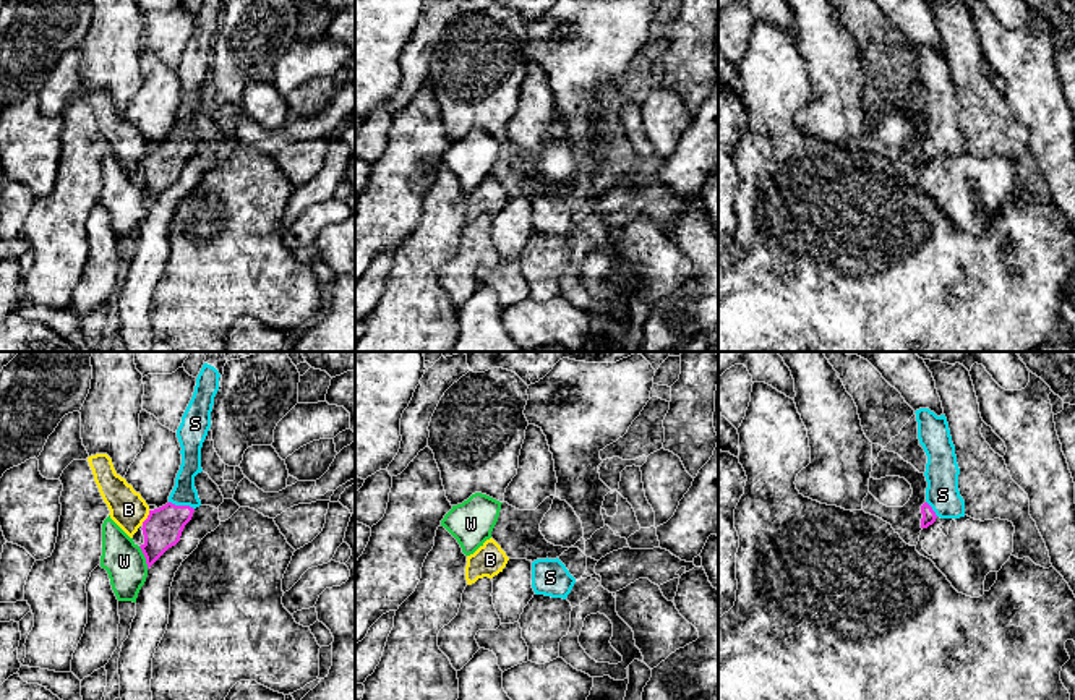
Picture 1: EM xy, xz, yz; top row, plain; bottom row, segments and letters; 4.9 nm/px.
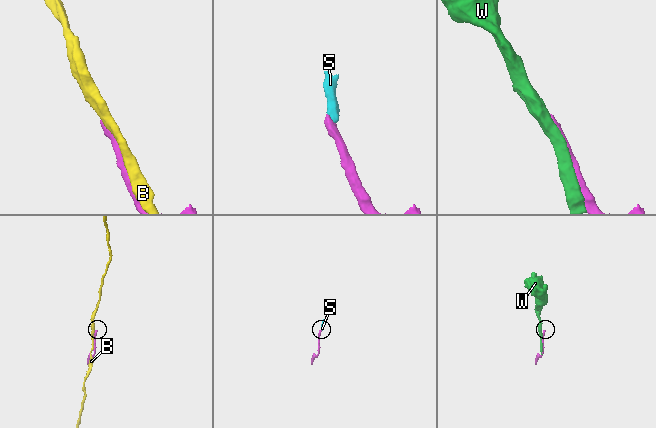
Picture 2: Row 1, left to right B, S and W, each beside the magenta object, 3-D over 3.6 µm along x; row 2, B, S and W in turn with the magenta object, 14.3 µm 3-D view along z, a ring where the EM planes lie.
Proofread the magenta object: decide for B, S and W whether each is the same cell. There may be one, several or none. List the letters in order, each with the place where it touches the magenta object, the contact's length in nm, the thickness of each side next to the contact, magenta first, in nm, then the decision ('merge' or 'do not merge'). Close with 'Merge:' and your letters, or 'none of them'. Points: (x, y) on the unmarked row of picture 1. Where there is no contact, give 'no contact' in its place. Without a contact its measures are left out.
B: xy (148, 154) | 80 nm | 190/180 nm | do not merge
S: xy (182, 143) | 130 nm | 190/120 nm | merge
W: xy (145, 193) | 120 nm | 190/200 nm | do not merge
Merge: S

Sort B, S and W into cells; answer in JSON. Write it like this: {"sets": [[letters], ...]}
{"sets": [["B"], ["S"], ["W"]]}

